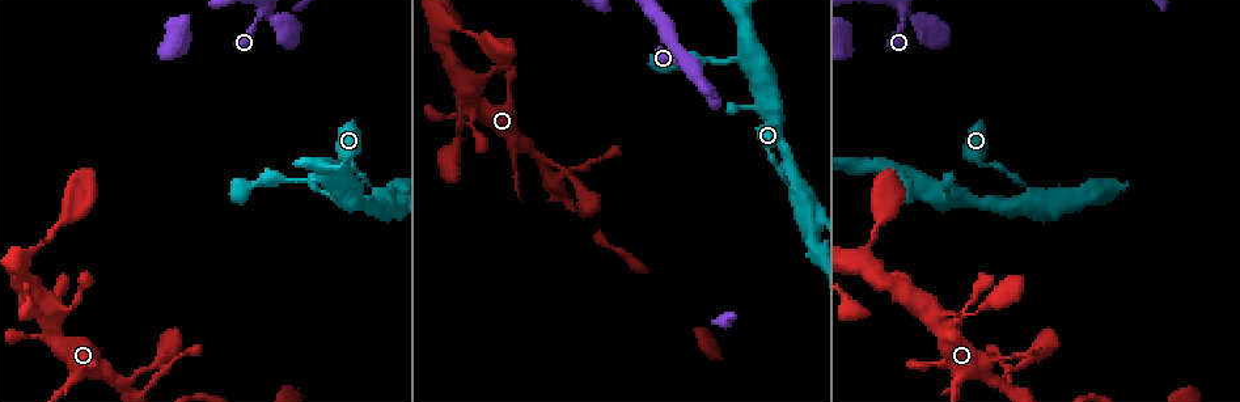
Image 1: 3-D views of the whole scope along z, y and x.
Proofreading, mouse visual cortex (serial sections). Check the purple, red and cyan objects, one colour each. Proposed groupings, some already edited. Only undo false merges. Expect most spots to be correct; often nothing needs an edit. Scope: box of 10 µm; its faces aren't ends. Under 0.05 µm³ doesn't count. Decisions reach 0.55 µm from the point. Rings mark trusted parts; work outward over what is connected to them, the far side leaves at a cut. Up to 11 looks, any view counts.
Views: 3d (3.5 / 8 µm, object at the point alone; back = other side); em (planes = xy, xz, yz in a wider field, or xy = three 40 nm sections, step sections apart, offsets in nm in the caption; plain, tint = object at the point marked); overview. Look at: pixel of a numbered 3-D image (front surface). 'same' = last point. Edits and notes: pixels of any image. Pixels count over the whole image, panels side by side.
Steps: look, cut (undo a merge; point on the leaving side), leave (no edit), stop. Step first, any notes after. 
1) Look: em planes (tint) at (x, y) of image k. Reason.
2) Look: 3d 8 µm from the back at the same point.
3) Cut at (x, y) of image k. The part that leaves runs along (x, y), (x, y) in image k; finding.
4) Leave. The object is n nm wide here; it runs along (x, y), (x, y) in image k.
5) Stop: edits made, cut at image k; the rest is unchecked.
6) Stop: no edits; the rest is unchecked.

Look: 3d 3.5 µm at (997, 383) of image 1. Three arms meet.

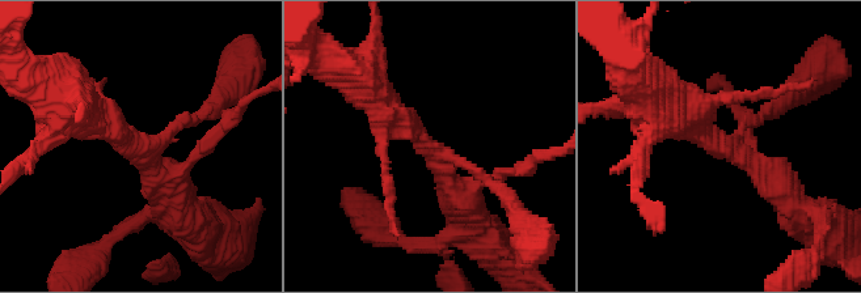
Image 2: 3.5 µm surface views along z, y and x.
Look: em xy step 3 (tint) at (141, 149) of image 2.

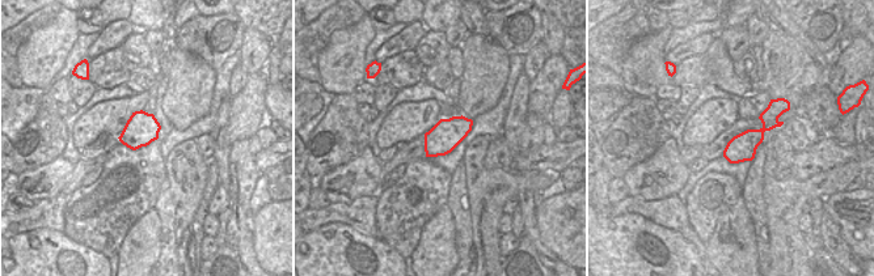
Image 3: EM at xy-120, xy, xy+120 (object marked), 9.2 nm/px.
Leave. It runs along (780, 106), (755, 138), (726, 153) in image 3; continuous, no second cell.

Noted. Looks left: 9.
Look: 3d 3.5 µm from the back at (49, 319) of image 1. Calibre changes.

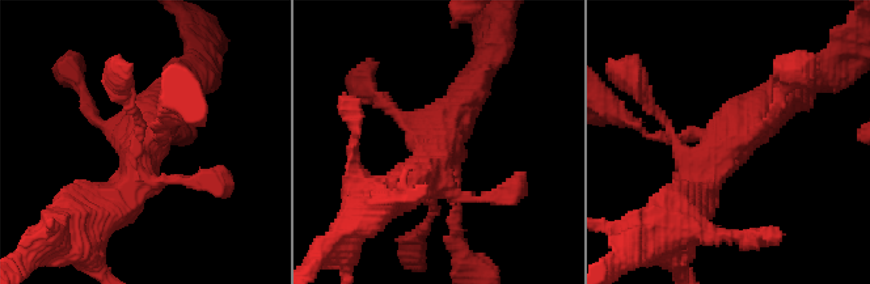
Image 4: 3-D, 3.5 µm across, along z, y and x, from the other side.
Look: em xy step 5 (tint) at (434, 154) of image 4.

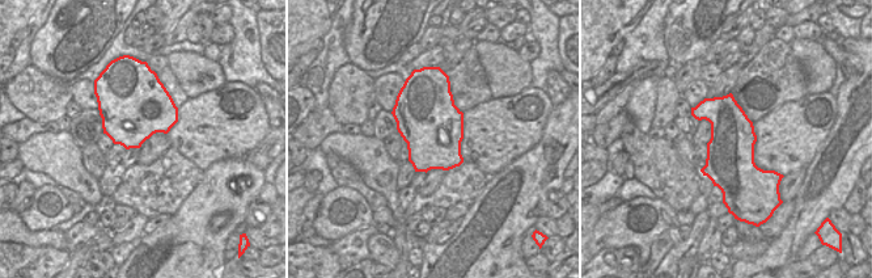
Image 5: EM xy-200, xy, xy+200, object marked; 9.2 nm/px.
Leave. It runs along (687, 211), (737, 130), (784, 94) in image 4; one cell here.

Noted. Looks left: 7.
Look: 3d 3.5 µm at (439, 29) of image 1. Thick turns thin.

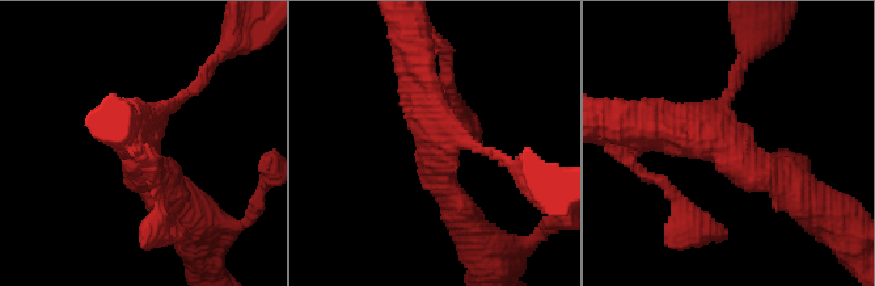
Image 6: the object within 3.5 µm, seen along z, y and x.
Look: em xy step 1 (tint) at (436, 140) of image 6. 3 arms meet here; the arms are 150, 300, 400 nm wide.

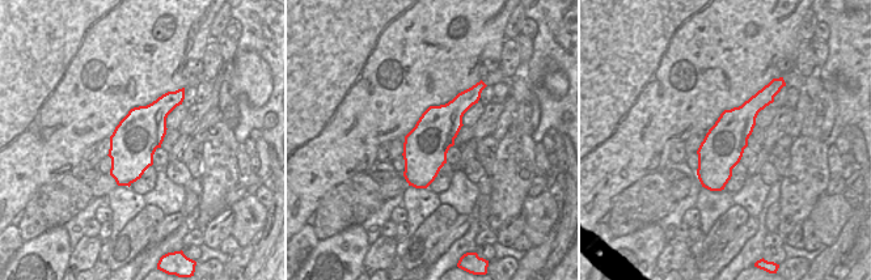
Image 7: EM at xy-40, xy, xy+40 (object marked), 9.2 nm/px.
Leave. The object is 400 nm wide here; it runs along (786, 177), (719, 133), (736, 76) in image 6; one cell here.

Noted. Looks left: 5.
Look: 3d 3.5 µm at (1031, 191) of image 1. Three arms meet.

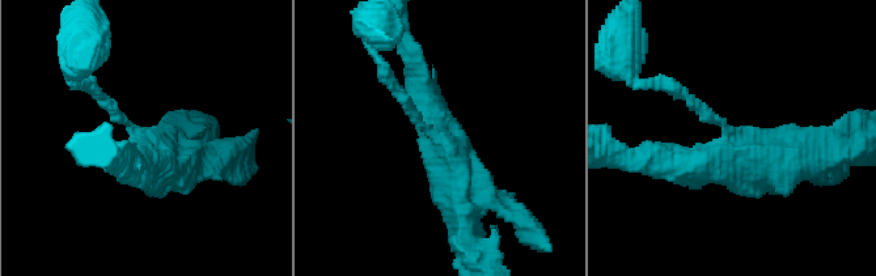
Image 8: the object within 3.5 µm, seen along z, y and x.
Look: em xy step 5 (tint) at (732, 138) of image 8. 3 arms meet here; the arms are 150, 350, 500 nm wide; now the EM.

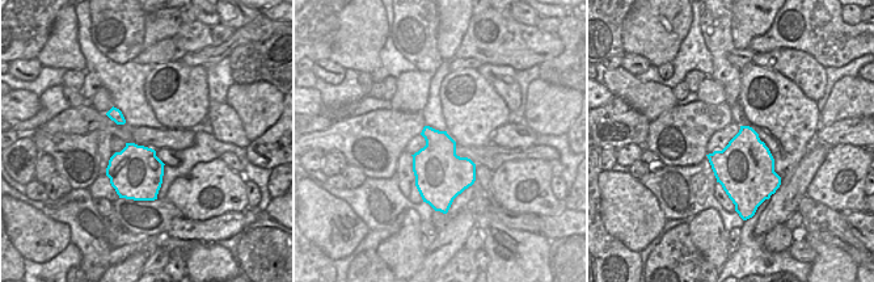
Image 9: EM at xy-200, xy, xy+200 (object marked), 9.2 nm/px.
Leave. It runs along (94, 89), (138, 134), (122, 162) in image 8; one cell here.

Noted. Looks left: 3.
Stop: no edits; the rest is unchecked.

